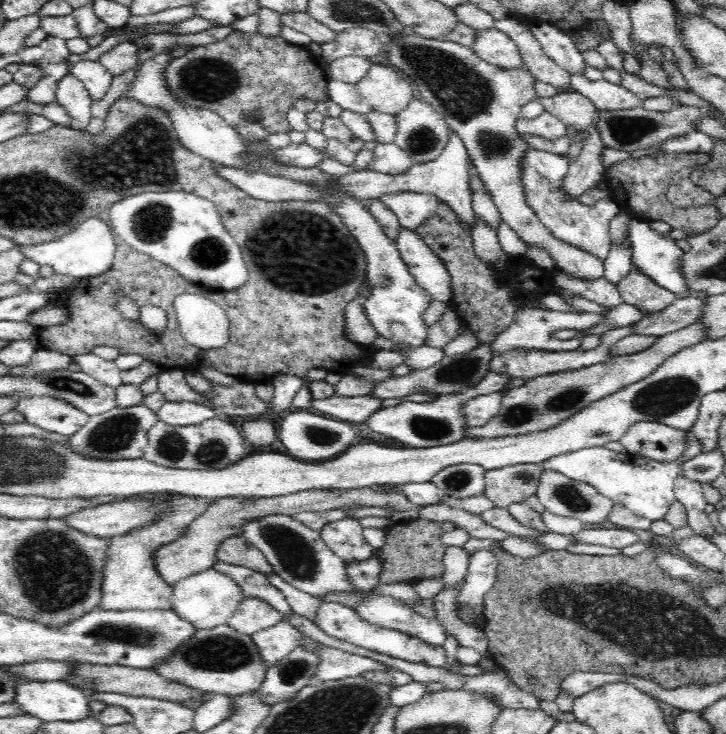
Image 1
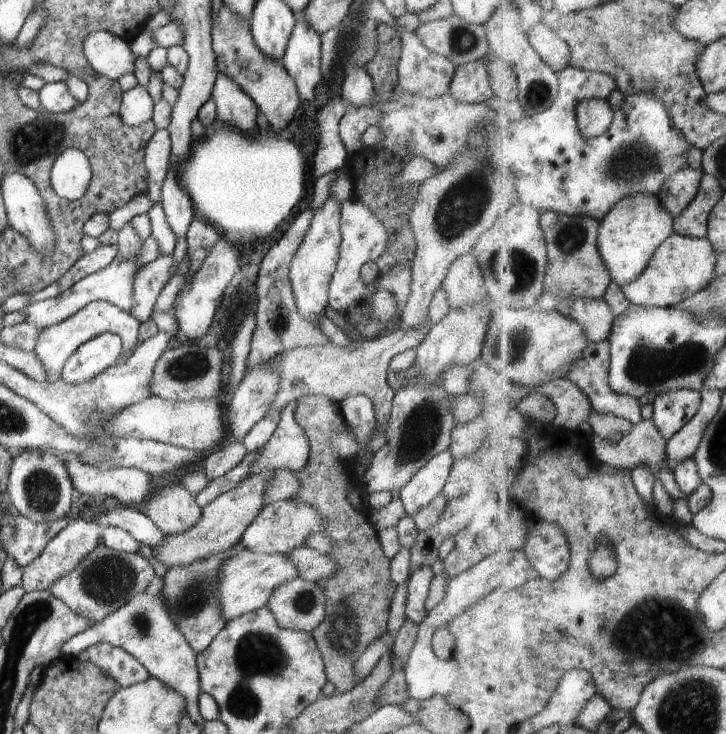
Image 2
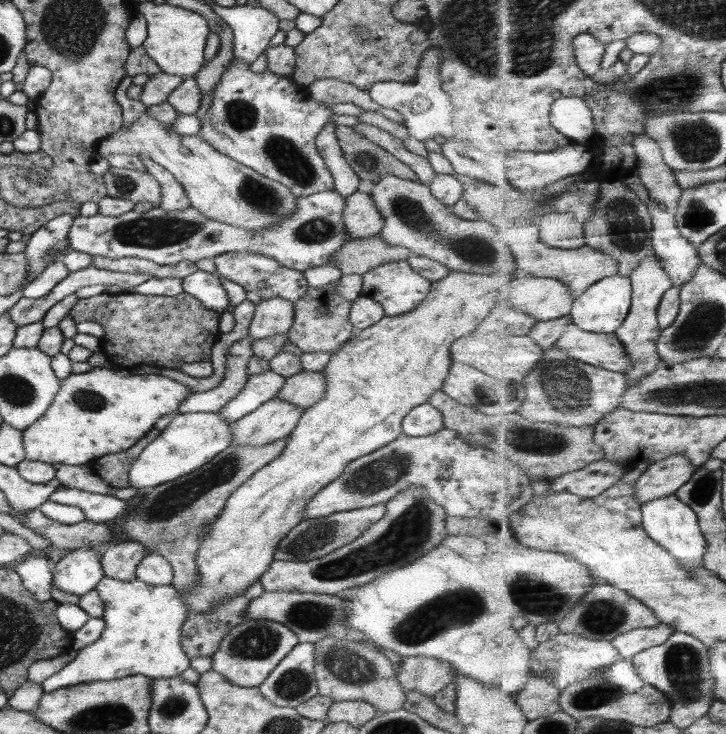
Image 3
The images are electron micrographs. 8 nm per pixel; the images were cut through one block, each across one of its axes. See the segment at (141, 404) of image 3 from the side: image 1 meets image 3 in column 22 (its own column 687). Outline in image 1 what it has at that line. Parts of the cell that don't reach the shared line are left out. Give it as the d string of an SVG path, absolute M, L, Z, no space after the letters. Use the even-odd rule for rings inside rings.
M657 422L634 423L620 442L627 452L658 462L676 462L684 456L688 431Z

